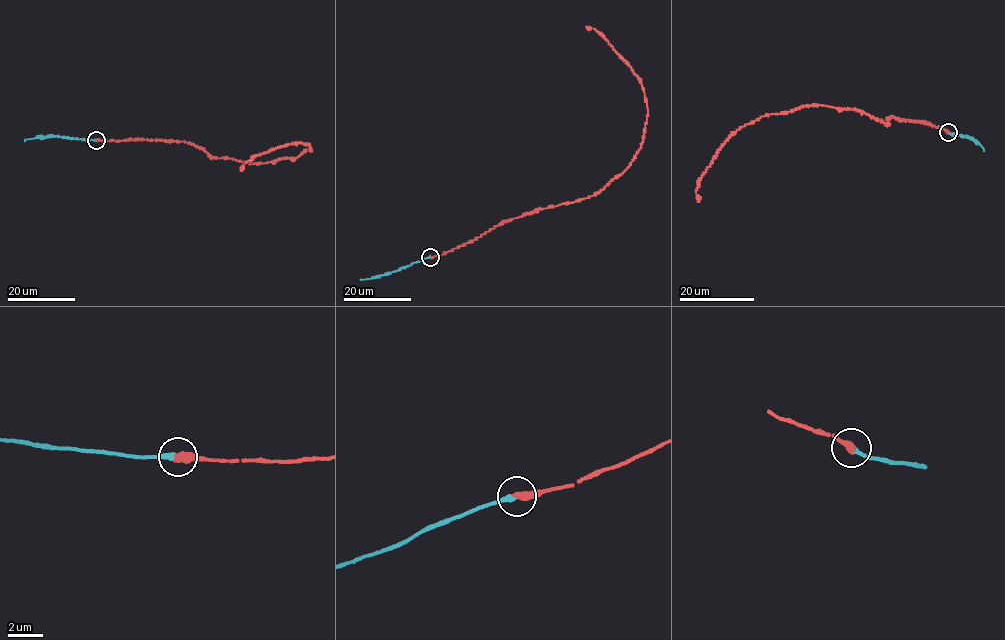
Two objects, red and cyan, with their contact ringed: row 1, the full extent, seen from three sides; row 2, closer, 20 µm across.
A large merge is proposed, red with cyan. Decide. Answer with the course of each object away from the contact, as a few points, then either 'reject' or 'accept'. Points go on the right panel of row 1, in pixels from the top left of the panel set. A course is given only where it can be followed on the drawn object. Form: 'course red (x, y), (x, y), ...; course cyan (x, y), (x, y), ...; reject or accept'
course red (948, 132), (823, 105), (762, 116), (718, 149), (699, 201); course cyan (948, 131), (971, 138), (983, 150); accept

